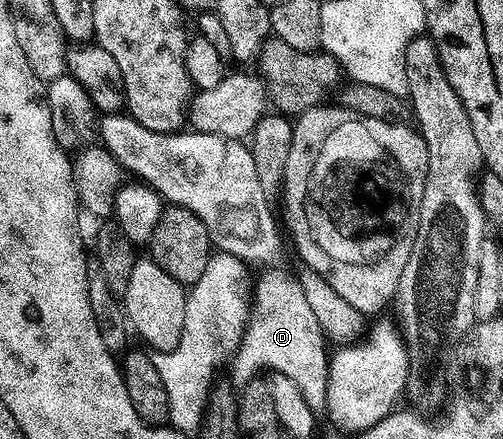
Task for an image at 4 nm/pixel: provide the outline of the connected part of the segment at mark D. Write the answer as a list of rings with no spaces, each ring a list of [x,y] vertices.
[[[276,269],[265,270],[268,272],[262,274],[261,277],[259,275],[255,282],[252,313],[245,324],[244,330],[246,331],[232,363],[232,379],[236,385],[244,386],[254,378],[254,374],[259,372],[258,369],[268,367],[271,372],[290,378],[300,389],[310,409],[316,413],[323,412],[327,408],[328,363],[330,360],[324,345],[326,336],[309,306],[299,282],[295,278],[292,280],[288,274],[282,271],[272,270]]]

